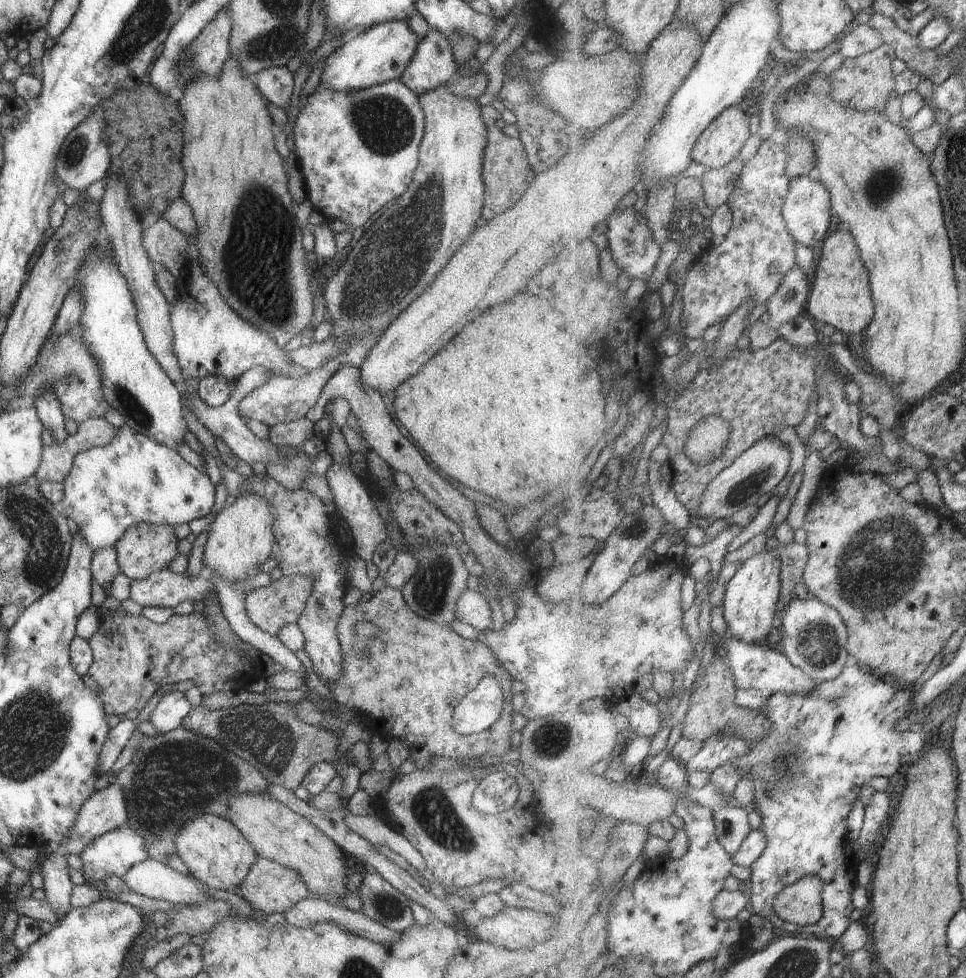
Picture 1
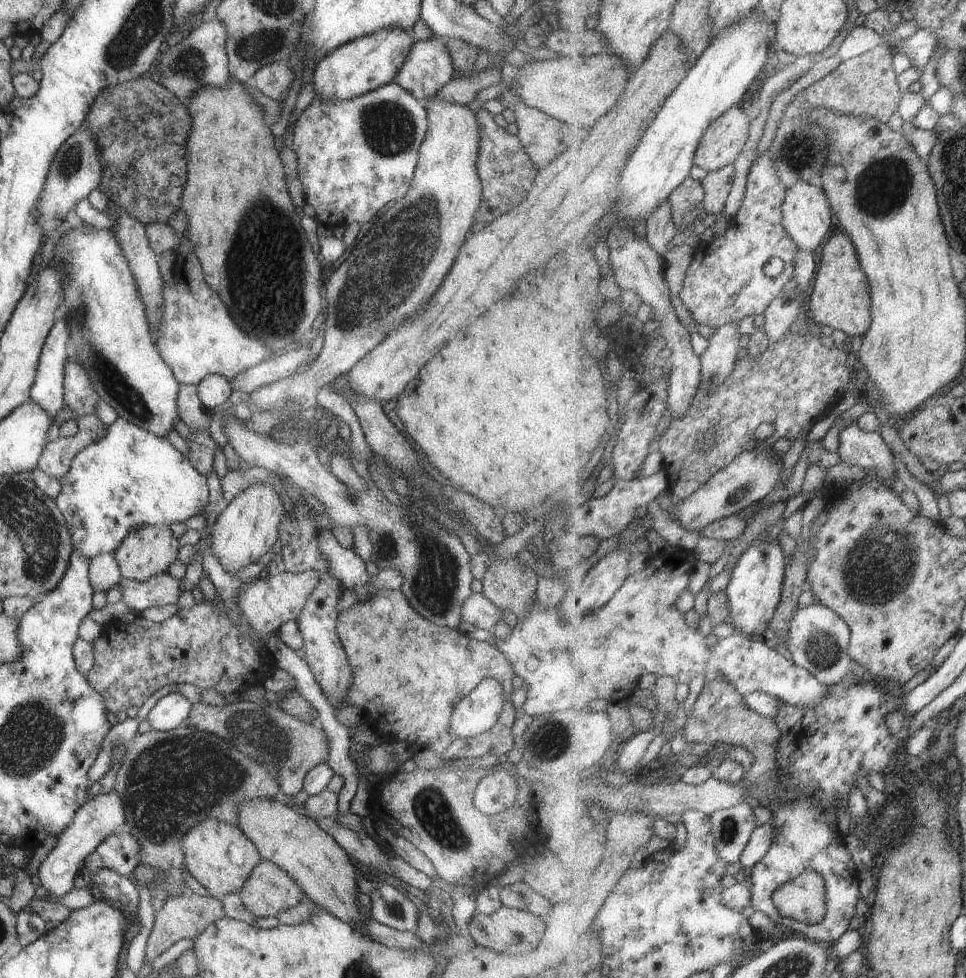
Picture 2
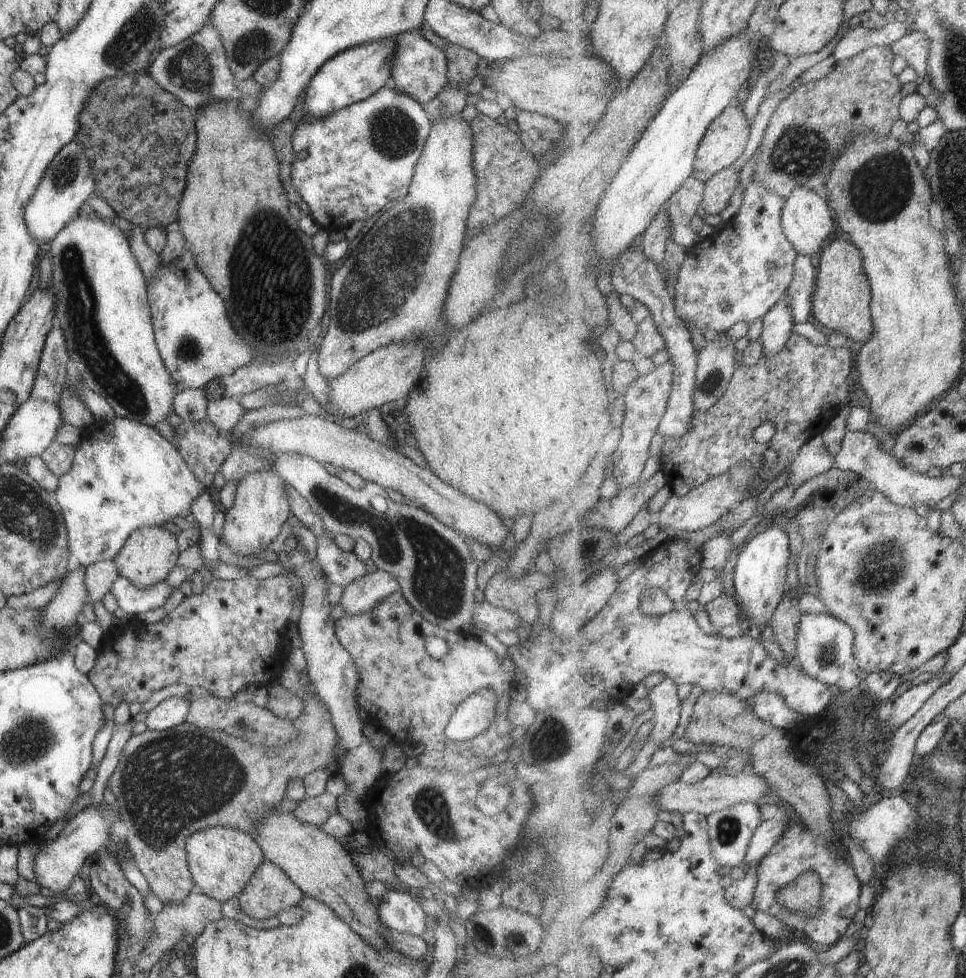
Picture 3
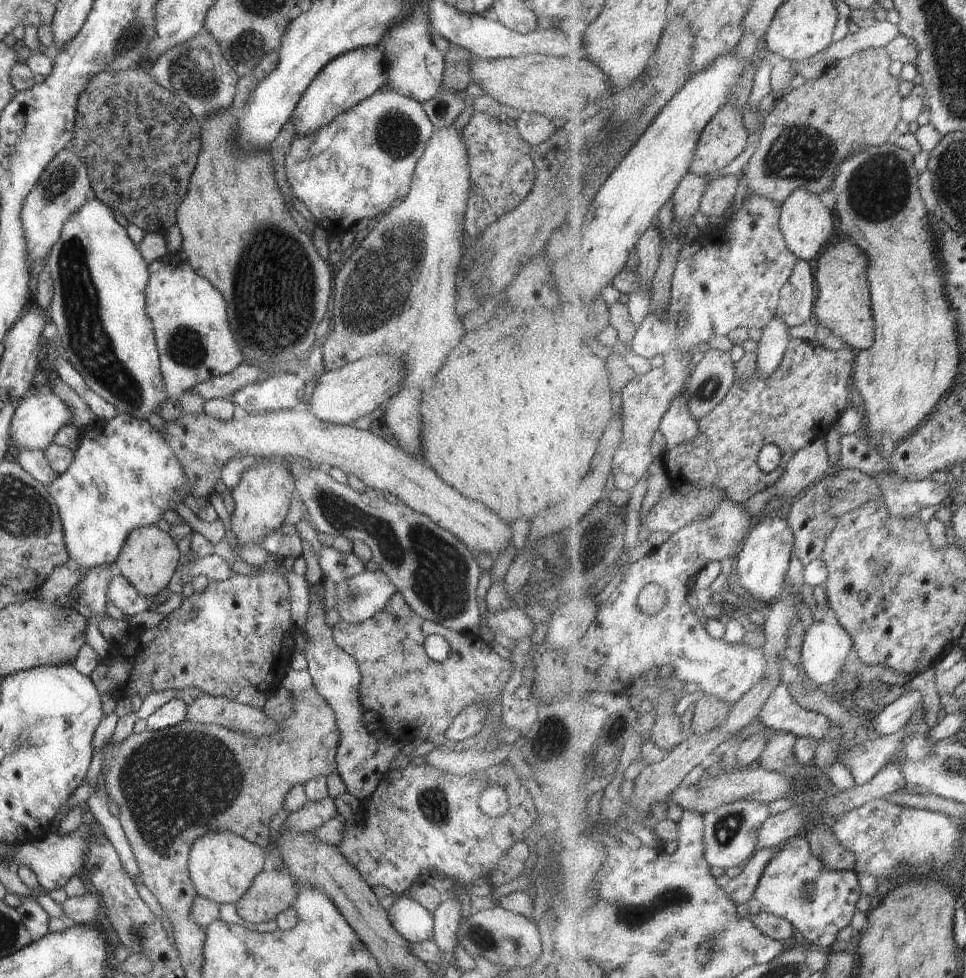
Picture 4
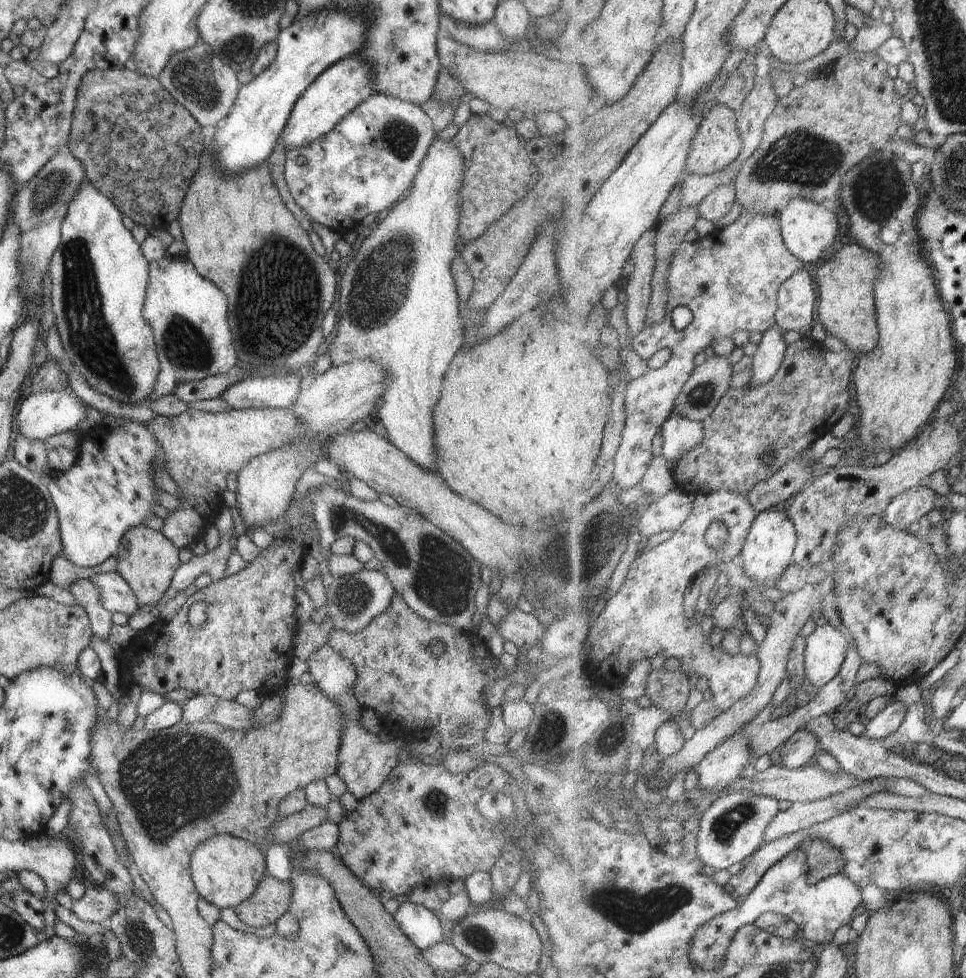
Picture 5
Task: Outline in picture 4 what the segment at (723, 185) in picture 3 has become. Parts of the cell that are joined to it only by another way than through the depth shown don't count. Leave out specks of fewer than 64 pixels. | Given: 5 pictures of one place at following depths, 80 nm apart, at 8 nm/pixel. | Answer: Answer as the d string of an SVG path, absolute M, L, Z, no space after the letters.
M719 175L710 179L700 202L700 212L707 217L721 218L735 200L737 179L737 175Z

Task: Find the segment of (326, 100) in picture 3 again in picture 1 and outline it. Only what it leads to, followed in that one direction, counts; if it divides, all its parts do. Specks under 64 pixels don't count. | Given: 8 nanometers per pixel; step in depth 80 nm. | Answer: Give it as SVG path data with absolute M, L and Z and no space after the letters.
M392 20L368 26L324 58L320 82L331 90L347 93L391 79L399 79L415 52L417 43L417 35L405 21Z

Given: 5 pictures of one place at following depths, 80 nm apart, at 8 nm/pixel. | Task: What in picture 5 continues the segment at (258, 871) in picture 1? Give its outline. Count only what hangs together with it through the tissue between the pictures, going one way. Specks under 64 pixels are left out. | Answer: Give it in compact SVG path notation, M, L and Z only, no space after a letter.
M265 874L256 884L253 894L234 906L237 918L246 927L261 928L274 923L288 911L292 893L290 881Z

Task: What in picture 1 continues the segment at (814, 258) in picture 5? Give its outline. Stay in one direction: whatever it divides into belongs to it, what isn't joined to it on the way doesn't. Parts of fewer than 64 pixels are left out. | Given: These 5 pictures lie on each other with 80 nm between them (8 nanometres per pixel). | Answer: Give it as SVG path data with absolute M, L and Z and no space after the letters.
M806 176L795 177L790 180L789 194L785 199L782 213L785 222L788 223L789 232L796 238L796 242L809 248L817 248L827 238L831 216L834 215L832 211L832 194L819 180Z

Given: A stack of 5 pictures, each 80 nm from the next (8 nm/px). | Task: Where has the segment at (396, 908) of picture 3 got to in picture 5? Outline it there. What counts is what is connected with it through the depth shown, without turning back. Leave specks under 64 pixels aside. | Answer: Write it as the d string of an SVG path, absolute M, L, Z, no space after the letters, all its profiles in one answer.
M401 899L400 905L392 917L401 932L419 950L427 948L443 938L443 930L437 914L422 905Z

